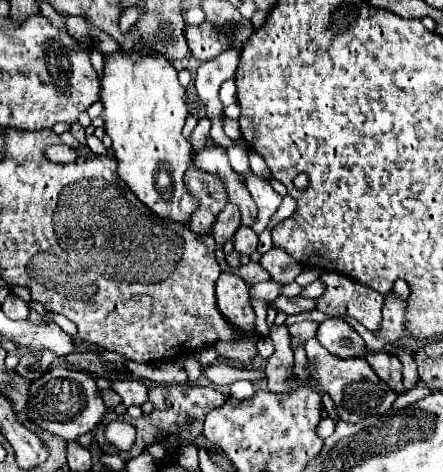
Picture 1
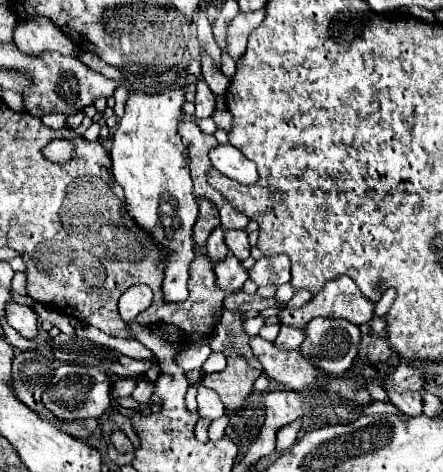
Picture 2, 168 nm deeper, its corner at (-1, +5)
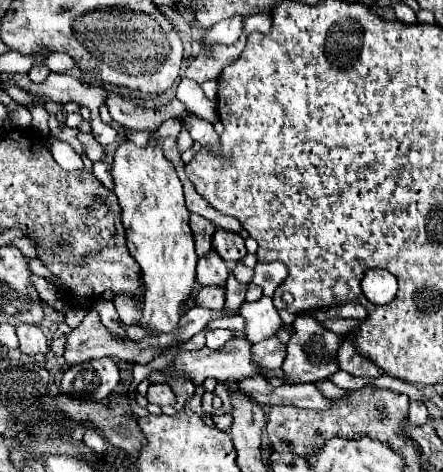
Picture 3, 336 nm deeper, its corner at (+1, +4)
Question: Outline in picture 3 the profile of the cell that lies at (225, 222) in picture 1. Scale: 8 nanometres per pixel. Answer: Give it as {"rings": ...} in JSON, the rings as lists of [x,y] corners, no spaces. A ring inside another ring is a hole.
{"rings":[[[211,251],[211,253],[207,253],[205,257],[199,259],[199,263],[197,263],[197,283],[201,287],[207,287],[207,285],[225,287],[227,277],[229,277],[229,269],[223,263],[223,259],[219,259],[219,255],[215,255],[215,251]]]}

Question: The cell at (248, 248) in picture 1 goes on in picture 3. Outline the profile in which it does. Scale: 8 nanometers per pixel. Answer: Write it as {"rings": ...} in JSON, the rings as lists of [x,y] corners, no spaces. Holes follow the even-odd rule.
{"rings":[[[217,229],[217,231],[213,233],[211,243],[213,243],[213,249],[215,249],[225,261],[229,261],[229,263],[237,263],[237,261],[241,261],[241,259],[247,255],[247,251],[245,251],[245,241],[243,241],[243,237],[237,235],[237,233]]]}

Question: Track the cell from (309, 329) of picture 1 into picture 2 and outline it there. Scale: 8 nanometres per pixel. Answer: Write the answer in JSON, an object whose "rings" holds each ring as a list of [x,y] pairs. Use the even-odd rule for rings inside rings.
{"rings":[[[281,326],[281,332],[275,338],[277,346],[285,346],[287,350],[289,348],[297,350],[303,340],[305,340],[305,328],[295,328],[295,326]]]}

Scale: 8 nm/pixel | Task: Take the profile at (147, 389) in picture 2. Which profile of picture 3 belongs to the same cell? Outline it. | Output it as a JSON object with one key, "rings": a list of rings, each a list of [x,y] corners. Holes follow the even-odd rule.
{"rings":[[[153,383],[147,391],[149,403],[155,403],[159,407],[163,405],[175,405],[175,393],[169,387],[169,383]]]}

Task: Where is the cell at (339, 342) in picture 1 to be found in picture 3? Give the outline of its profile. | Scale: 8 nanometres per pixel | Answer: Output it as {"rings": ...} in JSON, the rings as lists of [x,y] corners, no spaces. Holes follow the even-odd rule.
{"rings":[[[299,315],[293,323],[295,335],[291,337],[287,345],[287,355],[283,361],[283,373],[285,373],[285,383],[287,385],[297,385],[297,383],[315,383],[319,379],[327,379],[337,371],[335,355],[341,345],[341,337],[337,333],[325,331],[319,321],[315,321],[309,315]]]}

